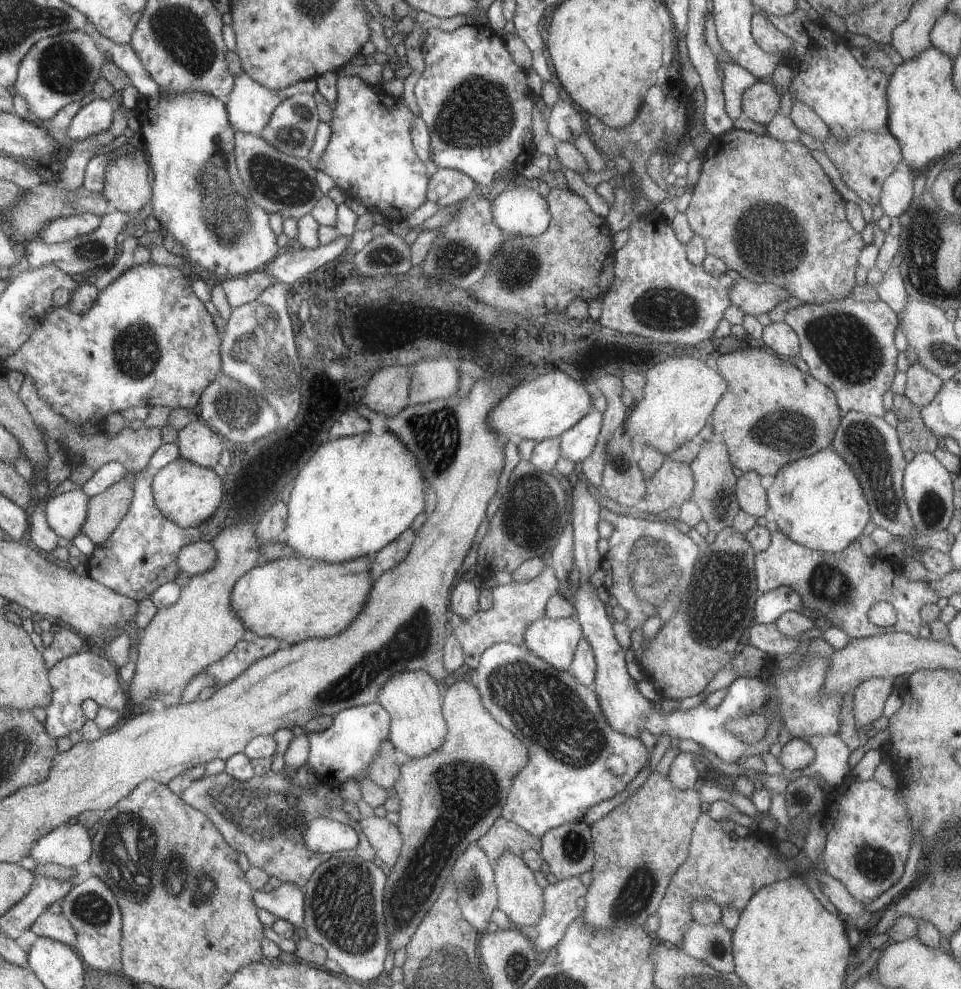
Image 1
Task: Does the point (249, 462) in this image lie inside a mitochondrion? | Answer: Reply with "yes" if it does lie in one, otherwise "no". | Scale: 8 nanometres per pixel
no

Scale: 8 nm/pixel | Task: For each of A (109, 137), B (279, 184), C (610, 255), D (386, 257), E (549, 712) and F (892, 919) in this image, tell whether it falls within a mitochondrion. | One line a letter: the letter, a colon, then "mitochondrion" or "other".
A: other
B: mitochondrion
C: other
D: mitochondrion
E: mitochondrion
F: other

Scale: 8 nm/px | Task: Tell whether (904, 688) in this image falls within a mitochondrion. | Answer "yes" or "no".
no

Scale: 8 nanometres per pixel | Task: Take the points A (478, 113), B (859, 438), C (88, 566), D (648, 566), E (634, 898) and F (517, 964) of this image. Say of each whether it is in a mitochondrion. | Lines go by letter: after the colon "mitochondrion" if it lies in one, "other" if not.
A: mitochondrion
B: mitochondrion
C: other
D: mitochondrion
E: mitochondrion
F: mitochondrion

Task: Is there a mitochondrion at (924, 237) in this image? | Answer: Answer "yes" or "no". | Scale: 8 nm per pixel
yes

